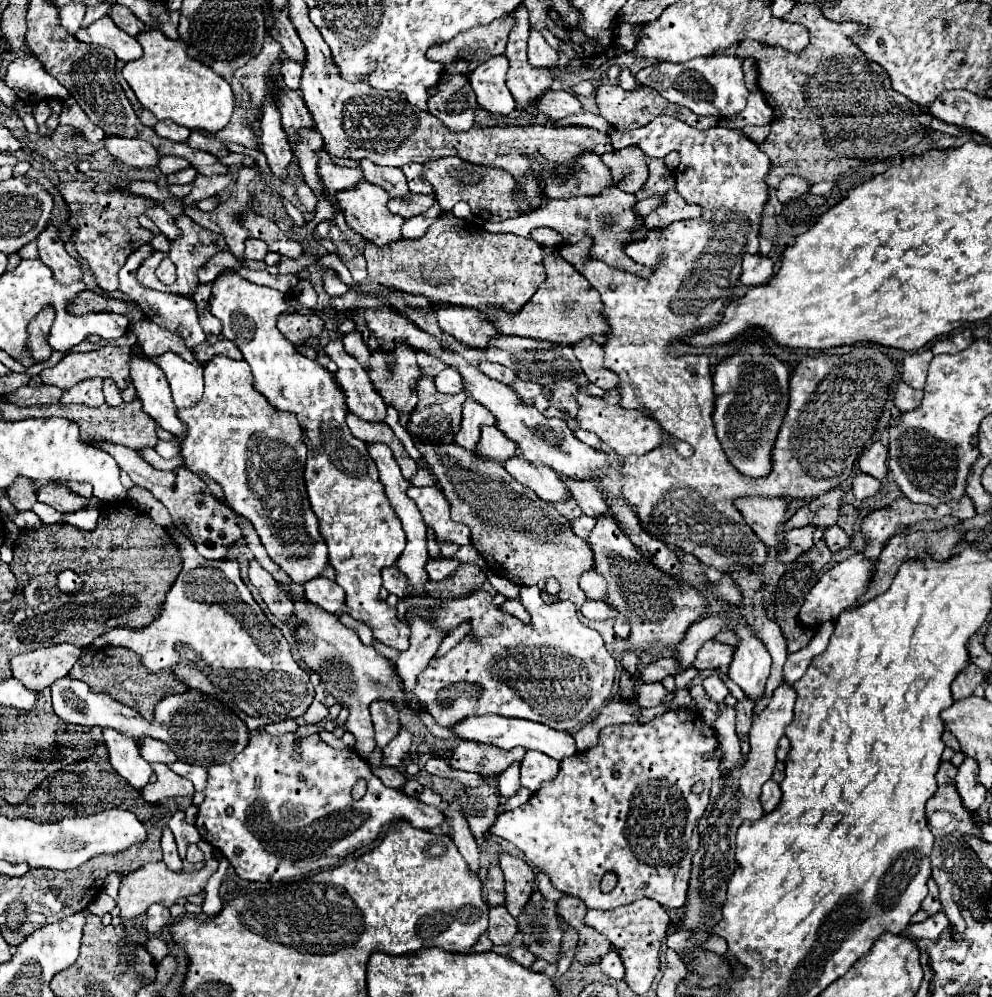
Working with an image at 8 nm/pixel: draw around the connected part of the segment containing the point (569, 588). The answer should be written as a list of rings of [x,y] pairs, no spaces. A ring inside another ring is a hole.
[[[414,435],[412,441],[416,443],[430,471],[438,479],[438,487],[444,491],[452,507],[452,521],[470,527],[472,545],[484,557],[490,571],[514,581],[520,587],[540,585],[548,577],[558,579],[558,599],[572,601],[576,605],[581,623],[596,629],[606,643],[616,641],[612,629],[615,618],[594,621],[585,618],[580,612],[586,597],[578,587],[578,579],[584,571],[594,567],[594,555],[586,541],[570,531],[568,519],[560,517],[552,503],[538,499],[534,491],[516,483],[516,479],[506,473],[502,463],[478,457],[474,451],[466,451],[456,443],[420,443],[420,439],[416,439]]]

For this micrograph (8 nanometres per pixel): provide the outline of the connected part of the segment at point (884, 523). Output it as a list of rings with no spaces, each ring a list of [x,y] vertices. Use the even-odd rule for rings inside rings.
[[[900,495],[898,499],[894,499],[890,503],[890,507],[884,507],[884,509],[878,509],[878,511],[872,511],[868,513],[864,519],[862,519],[862,537],[866,541],[862,553],[866,555],[866,559],[878,559],[878,555],[882,553],[886,541],[900,533],[902,529],[906,529],[908,525],[914,525],[922,519],[940,519],[940,517],[946,517],[946,515],[956,515],[958,519],[972,519],[976,515],[974,511],[974,505],[970,503],[970,499],[962,497],[962,499],[956,499],[954,503],[946,503],[946,505],[938,505],[938,507],[930,507],[930,505],[918,505],[918,503],[910,503],[910,499],[906,499],[904,495]]]

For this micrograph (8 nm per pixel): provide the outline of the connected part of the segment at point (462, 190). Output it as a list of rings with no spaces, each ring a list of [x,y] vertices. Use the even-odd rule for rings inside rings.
[[[442,157],[436,159],[432,163],[424,165],[424,175],[426,179],[432,183],[436,199],[442,207],[442,211],[450,211],[458,201],[466,201],[472,209],[472,213],[484,221],[504,221],[508,217],[518,217],[520,209],[514,193],[524,191],[526,201],[532,209],[538,209],[538,179],[534,179],[534,175],[526,175],[524,181],[512,177],[508,171],[504,169],[496,169],[496,167],[482,167],[482,165],[470,165],[468,161],[462,161],[460,157]]]

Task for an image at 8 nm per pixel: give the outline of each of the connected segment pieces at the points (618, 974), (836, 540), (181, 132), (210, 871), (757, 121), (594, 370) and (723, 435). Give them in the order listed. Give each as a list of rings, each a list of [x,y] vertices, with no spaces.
[[[612,951],[610,955],[606,955],[606,959],[604,959],[604,961],[600,961],[600,967],[602,967],[602,973],[604,973],[606,977],[610,977],[610,979],[620,981],[620,979],[624,977],[622,961],[620,961],[618,953],[614,953],[614,951]]]
[[[832,525],[832,527],[828,527],[824,531],[824,541],[826,541],[830,551],[840,551],[840,549],[844,549],[848,545],[850,537],[838,525]]]
[[[168,119],[158,121],[156,127],[154,127],[154,131],[156,131],[160,137],[170,139],[170,141],[176,141],[176,143],[184,143],[184,141],[188,139],[188,135],[190,135],[190,129],[178,127],[176,123],[170,123]]]
[[[203,839],[197,843],[198,848],[203,851],[206,861],[206,867],[194,873],[174,873],[168,869],[168,865],[164,861],[158,863],[146,863],[144,867],[128,873],[122,877],[120,883],[120,893],[116,899],[116,905],[120,909],[120,917],[122,919],[134,919],[142,913],[146,913],[146,909],[152,903],[162,903],[166,907],[172,907],[176,903],[176,899],[180,897],[190,897],[190,895],[198,895],[204,891],[208,877],[211,877],[218,869],[218,862],[213,855],[214,848]]]
[[[754,91],[754,93],[750,93],[748,105],[744,107],[744,111],[740,111],[736,117],[722,119],[720,125],[732,127],[732,129],[742,129],[746,125],[768,125],[772,119],[774,119],[774,115],[772,115],[770,105],[760,95],[760,91]]]
[[[582,339],[578,343],[572,345],[576,359],[580,361],[580,367],[584,371],[584,375],[590,379],[590,383],[598,385],[604,391],[616,389],[618,385],[618,377],[612,371],[606,371],[602,367],[602,345],[592,341],[592,339]]]
[[[746,341],[744,347],[740,349],[738,355],[732,355],[728,359],[724,359],[720,365],[716,365],[714,369],[714,429],[716,429],[716,437],[728,457],[728,461],[736,467],[736,471],[742,471],[742,475],[748,477],[766,477],[770,475],[772,469],[772,449],[774,449],[774,441],[778,435],[778,429],[782,425],[784,413],[788,409],[788,383],[790,383],[790,371],[788,367],[778,361],[774,355],[764,351],[764,343],[762,341]]]

